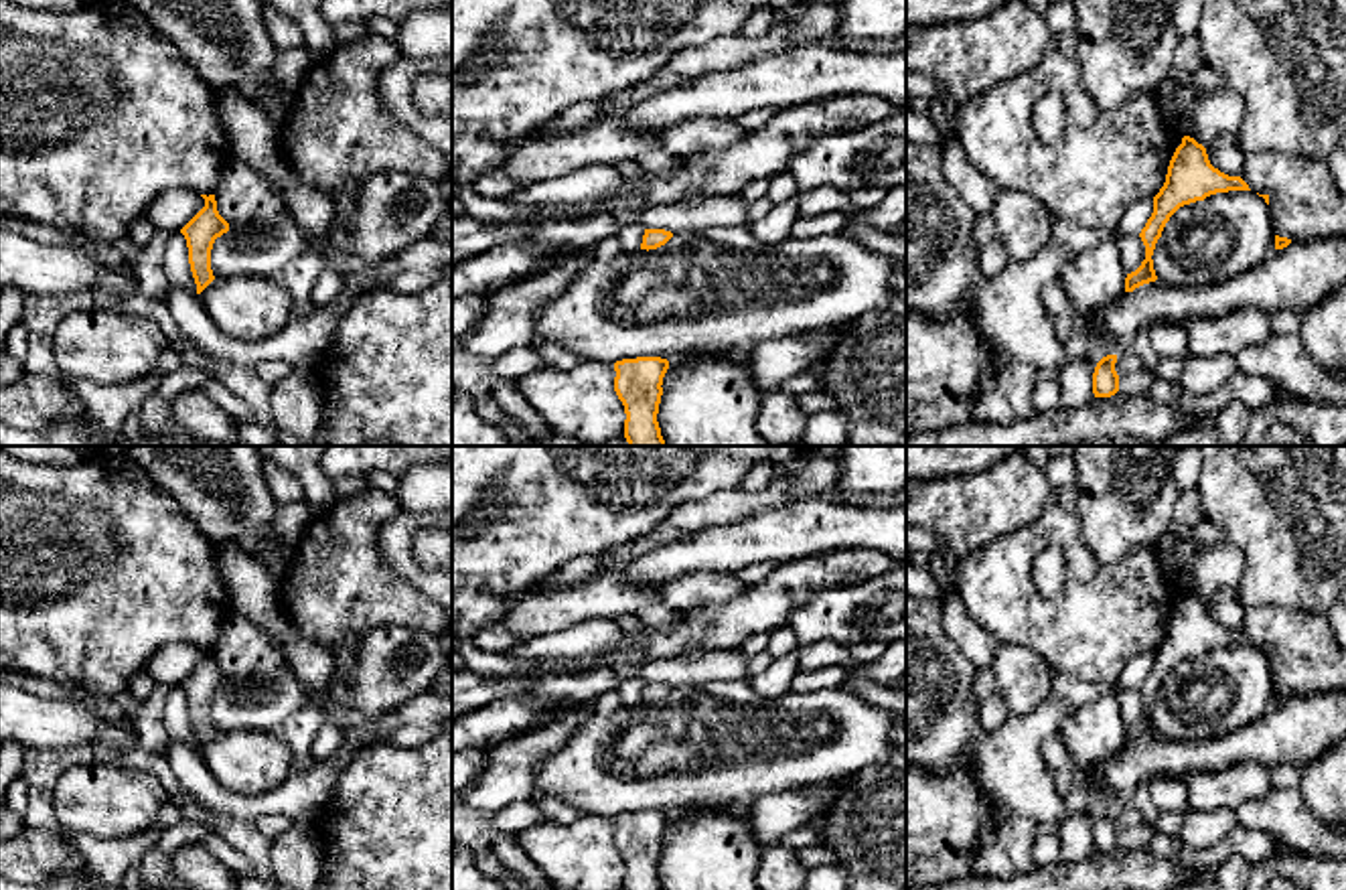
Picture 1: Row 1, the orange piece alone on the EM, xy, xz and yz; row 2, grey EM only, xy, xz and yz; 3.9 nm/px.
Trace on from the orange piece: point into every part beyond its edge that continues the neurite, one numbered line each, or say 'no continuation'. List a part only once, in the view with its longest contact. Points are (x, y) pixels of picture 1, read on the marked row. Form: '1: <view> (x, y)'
no continuation

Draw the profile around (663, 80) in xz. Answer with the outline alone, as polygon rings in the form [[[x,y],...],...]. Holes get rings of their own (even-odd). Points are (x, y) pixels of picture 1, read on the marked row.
[[[667,67],[655,71],[647,81],[632,85],[628,89],[616,91],[608,97],[594,99],[594,101],[580,101],[576,105],[566,107],[553,120],[549,120],[539,132],[531,134],[531,138],[553,138],[568,130],[574,130],[582,124],[592,122],[608,105],[616,105],[620,112],[628,109],[630,105],[649,99],[657,93],[669,91],[673,87],[689,83],[689,77],[677,75]]]

